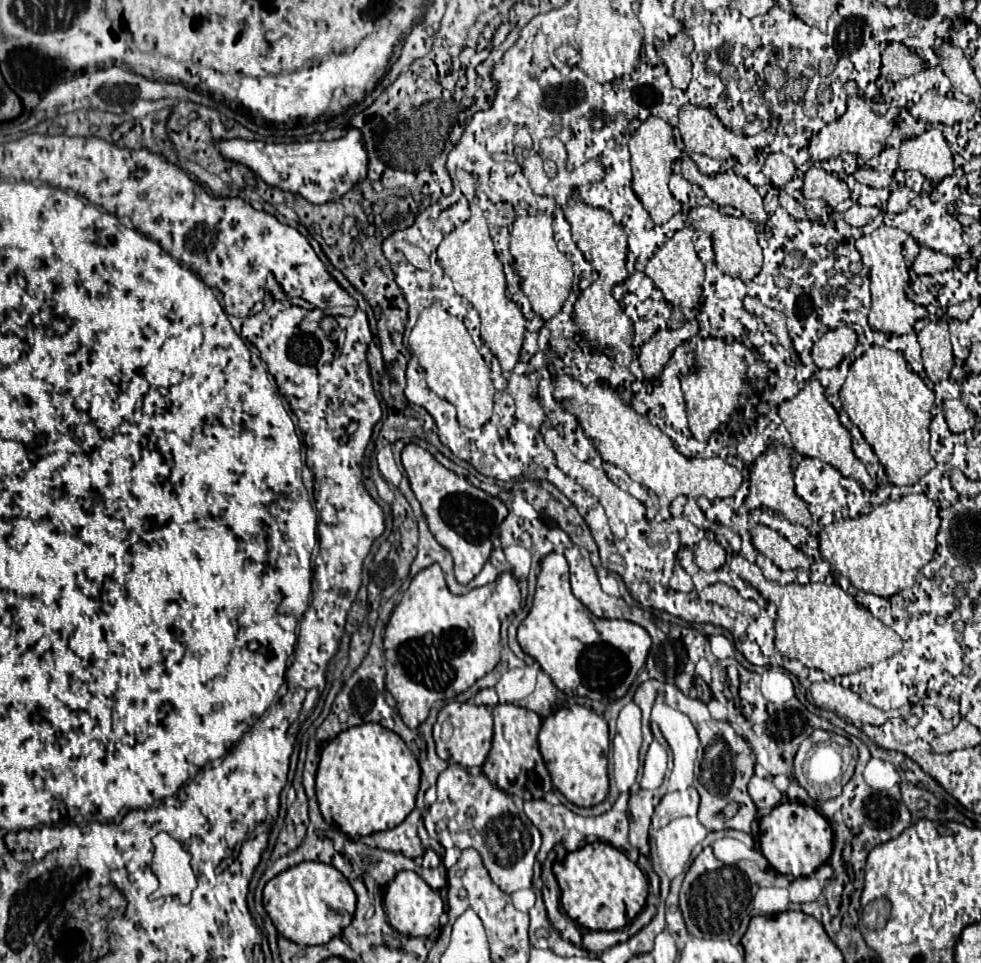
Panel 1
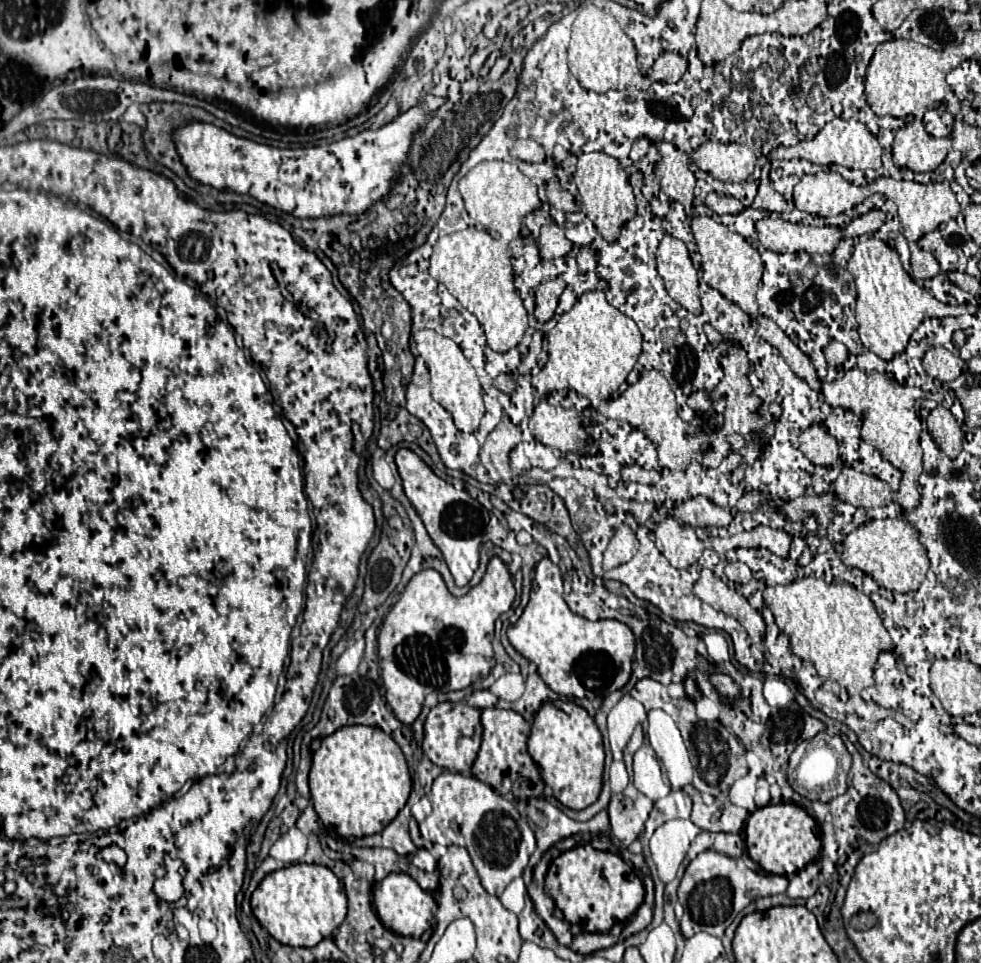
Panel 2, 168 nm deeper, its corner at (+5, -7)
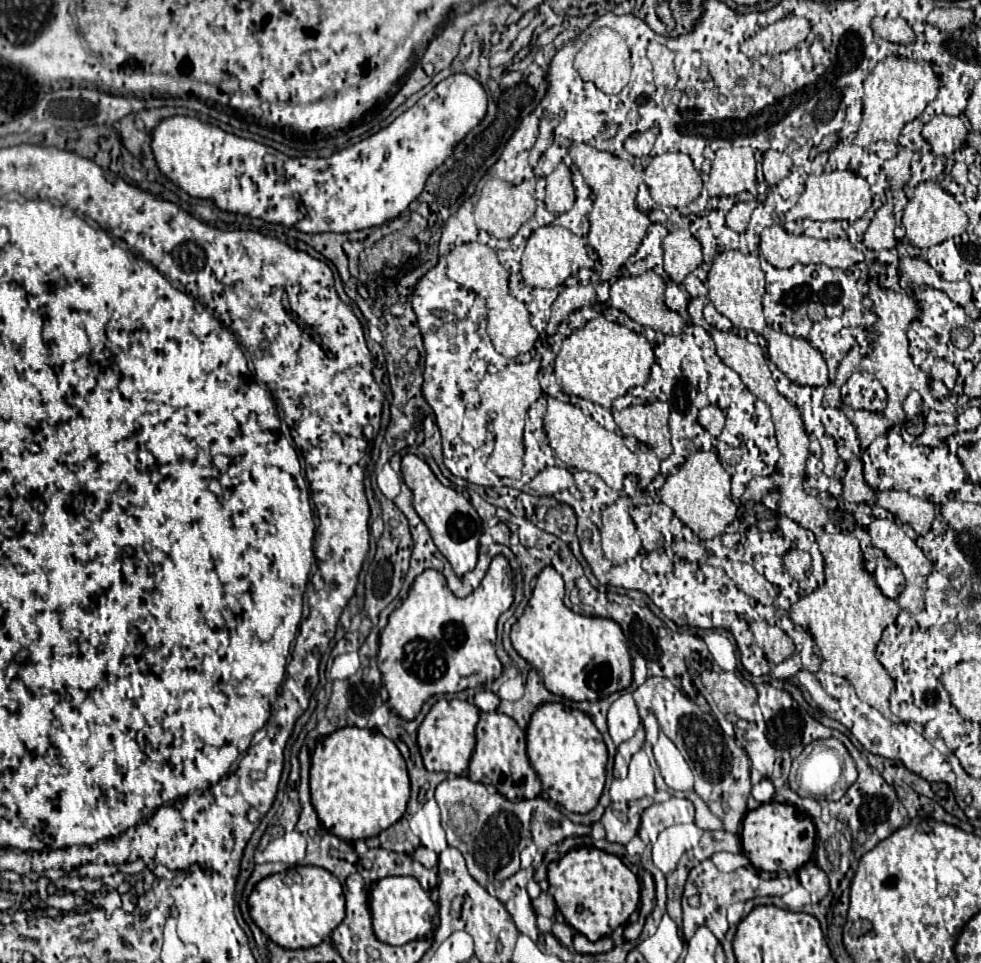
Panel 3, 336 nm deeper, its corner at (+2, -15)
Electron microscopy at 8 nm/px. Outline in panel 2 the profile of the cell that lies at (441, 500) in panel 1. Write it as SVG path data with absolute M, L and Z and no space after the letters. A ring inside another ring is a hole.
M400 449L396 453L396 465L404 483L404 493L416 507L416 513L420 515L434 545L442 551L456 585L458 587L468 585L480 563L480 545L486 533L486 523L490 519L488 511L464 489L460 491L446 483L444 479L440 479L414 451Z

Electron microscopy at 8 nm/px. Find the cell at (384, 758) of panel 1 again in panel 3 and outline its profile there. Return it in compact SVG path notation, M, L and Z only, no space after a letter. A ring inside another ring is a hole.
M343 727L327 735L311 757L311 803L327 831L345 839L369 839L401 819L409 801L405 759L377 729Z

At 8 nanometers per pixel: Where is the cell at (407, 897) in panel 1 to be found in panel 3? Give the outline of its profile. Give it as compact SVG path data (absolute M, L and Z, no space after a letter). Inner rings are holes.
M393 875L379 879L371 887L369 907L371 907L373 933L381 943L387 945L405 945L413 939L423 939L431 931L433 917L437 913L437 905L431 901L429 893L423 891L423 887L415 877L409 875Z

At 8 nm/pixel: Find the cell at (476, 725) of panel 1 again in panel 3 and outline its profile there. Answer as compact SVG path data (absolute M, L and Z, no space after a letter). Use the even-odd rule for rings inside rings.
M439 699L417 729L417 743L423 757L423 765L429 771L463 775L469 767L469 759L475 747L477 721L479 721L479 711L475 705L461 699L451 699L451 701Z

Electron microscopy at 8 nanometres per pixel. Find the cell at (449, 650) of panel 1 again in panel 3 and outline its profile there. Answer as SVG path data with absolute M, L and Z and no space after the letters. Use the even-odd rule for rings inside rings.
M495 555L481 585L467 597L455 597L445 577L435 571L423 571L415 583L411 585L409 597L389 615L389 623L381 633L381 649L377 655L377 663L381 669L381 677L385 689L389 691L389 705L403 717L415 719L421 711L421 705L437 693L457 693L469 687L481 687L493 683L501 675L501 661L495 655L495 627L501 613L505 613L513 603L513 575L509 561L503 555Z

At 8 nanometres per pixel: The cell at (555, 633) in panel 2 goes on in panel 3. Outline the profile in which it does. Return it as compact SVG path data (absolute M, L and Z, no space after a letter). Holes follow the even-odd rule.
M545 567L533 595L511 629L515 651L531 663L543 677L545 687L571 701L597 701L631 683L631 657L627 653L621 627L613 619L587 617L563 605L563 577Z

